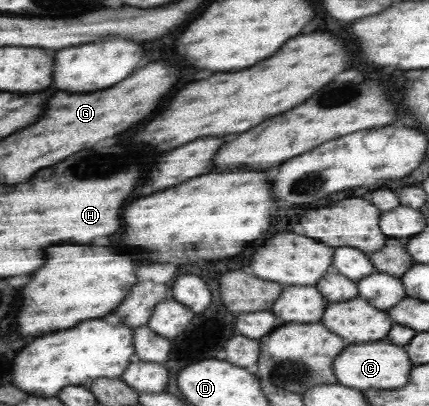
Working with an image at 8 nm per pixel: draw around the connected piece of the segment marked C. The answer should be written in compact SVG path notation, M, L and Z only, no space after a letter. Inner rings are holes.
M388 339L377 342L348 344L350 349L342 351L335 361L335 372L340 385L350 386L359 390L400 389L408 383L408 373L412 369L412 359L404 347L390 342Z

